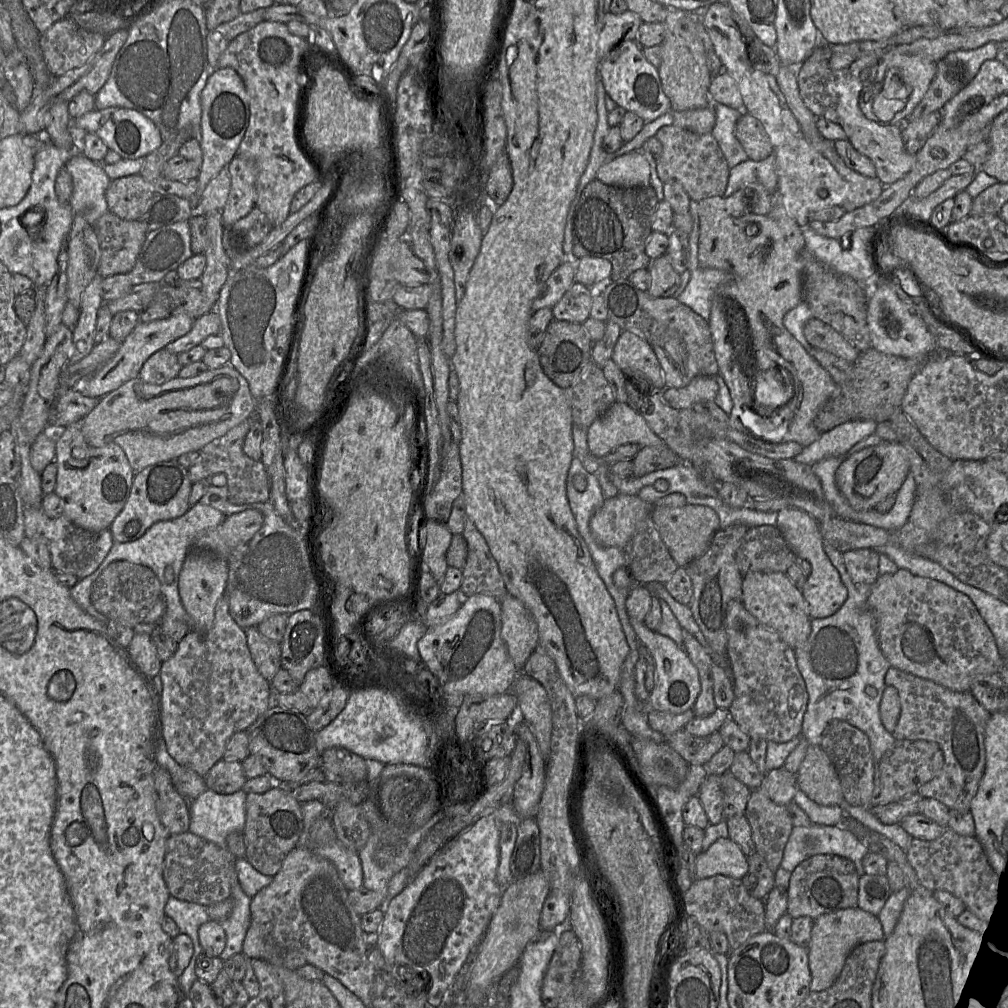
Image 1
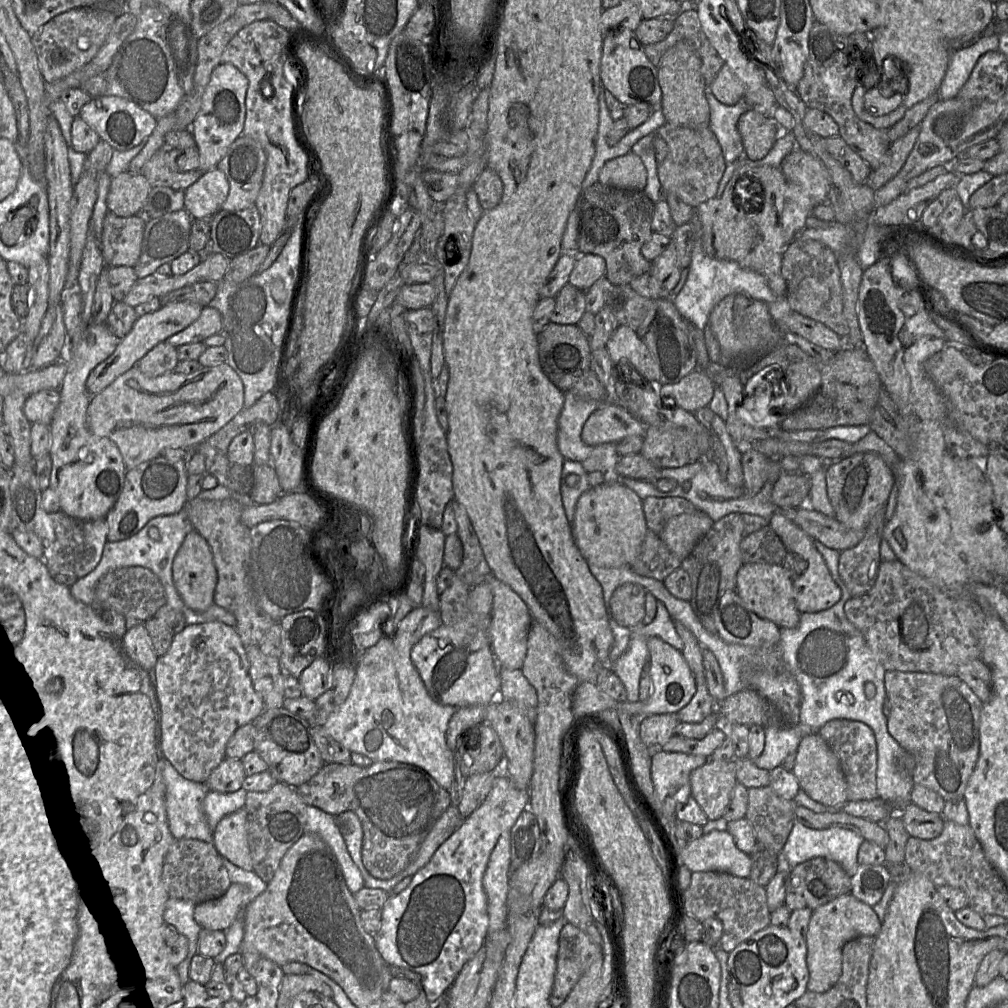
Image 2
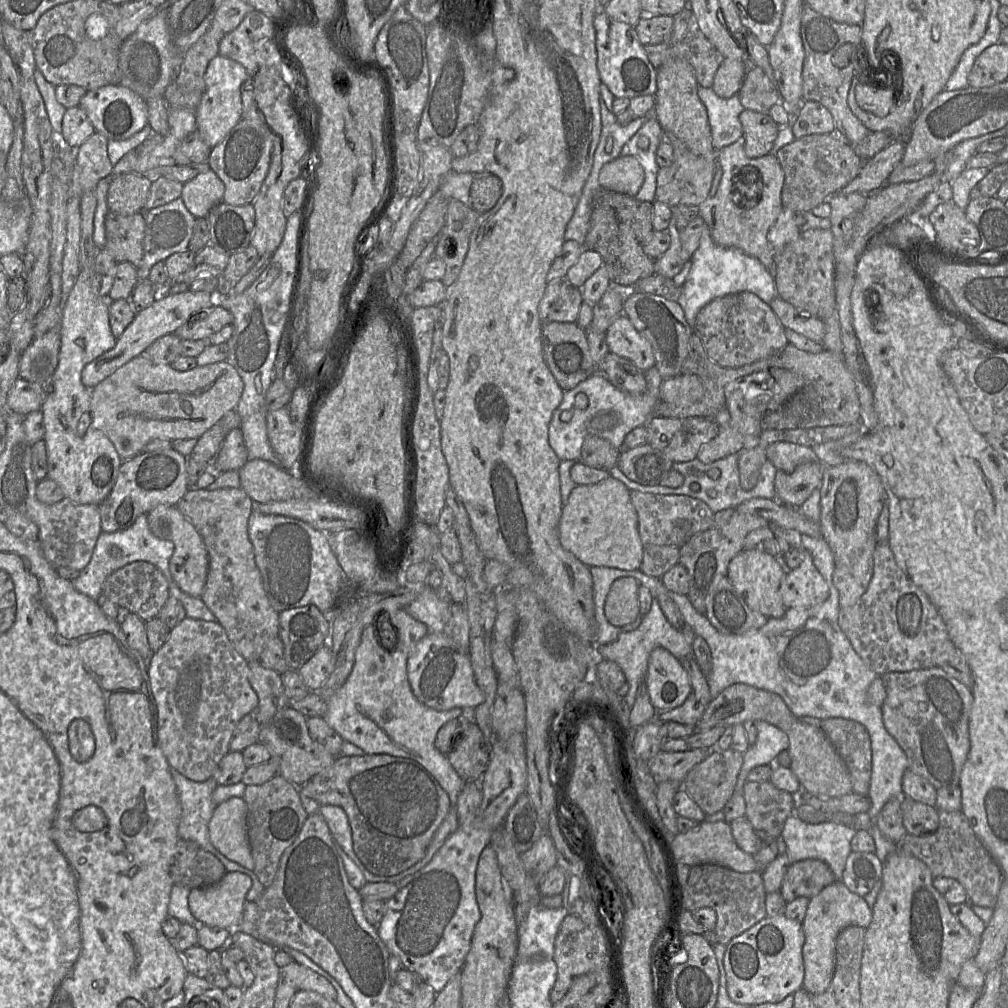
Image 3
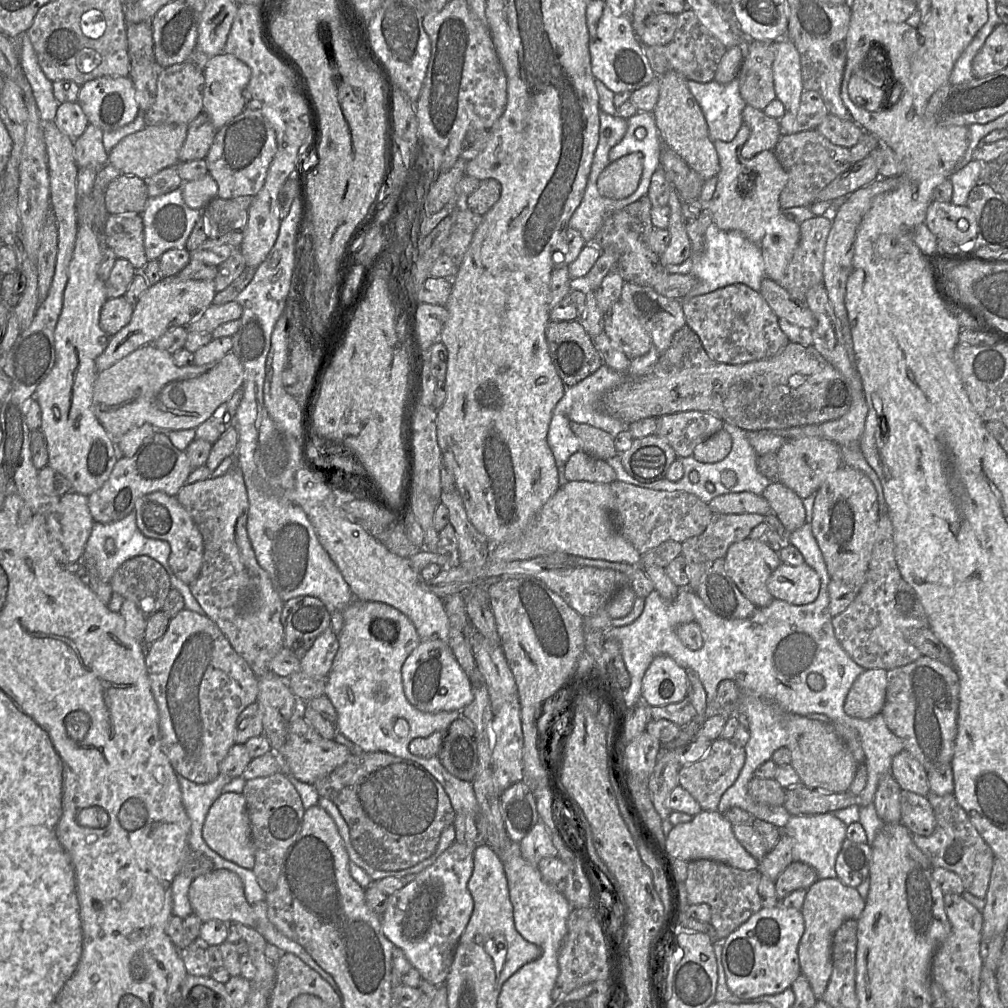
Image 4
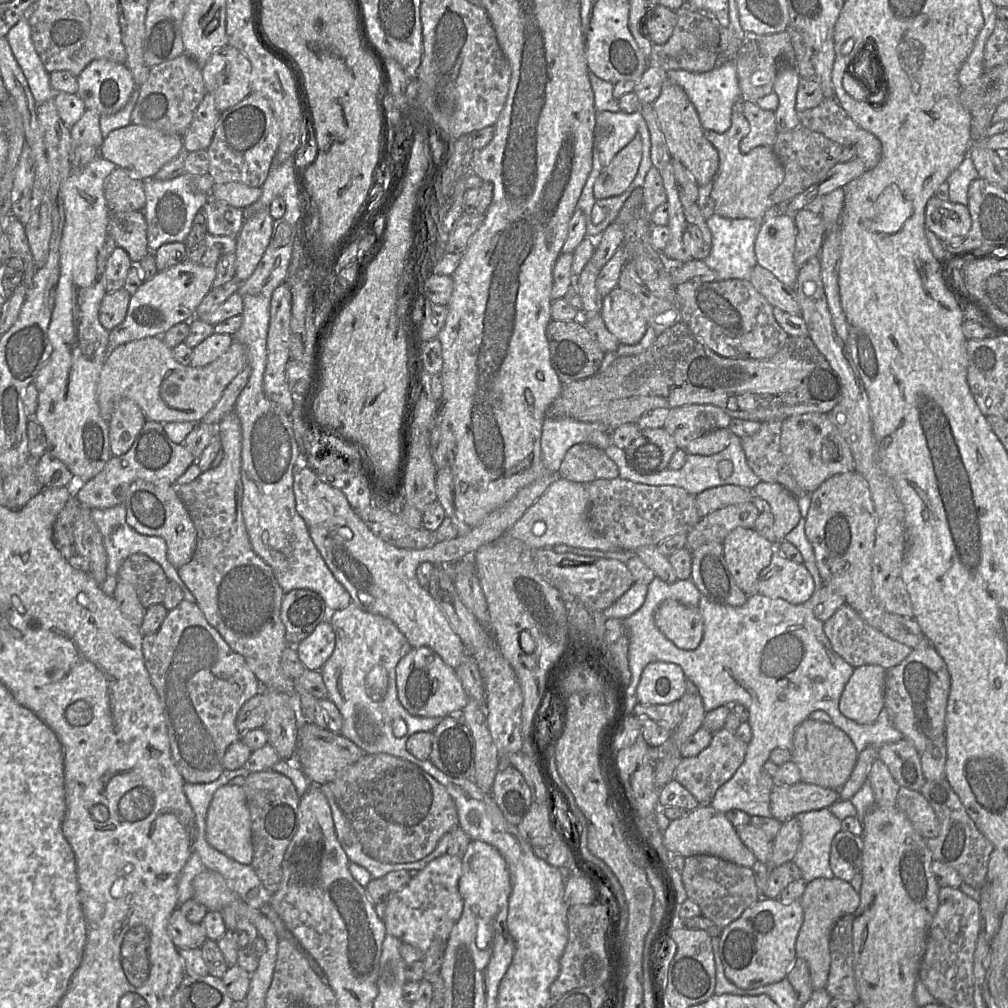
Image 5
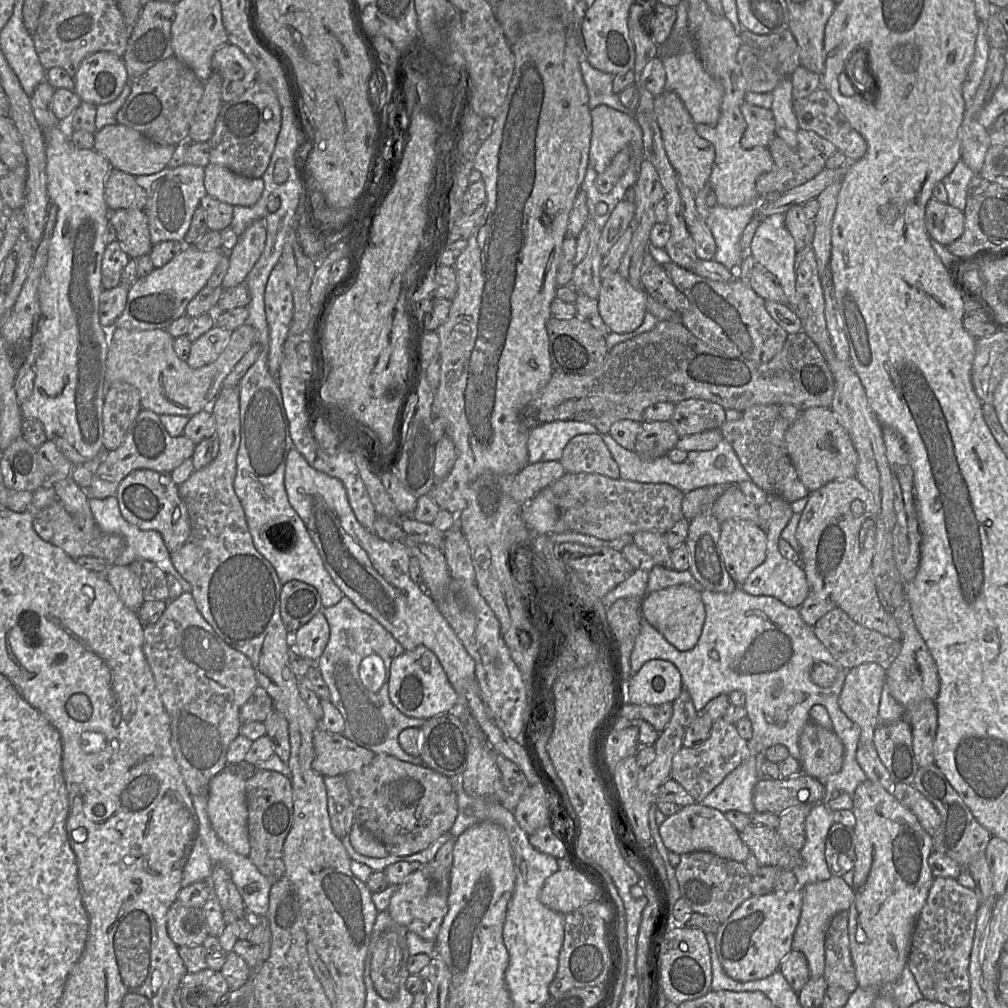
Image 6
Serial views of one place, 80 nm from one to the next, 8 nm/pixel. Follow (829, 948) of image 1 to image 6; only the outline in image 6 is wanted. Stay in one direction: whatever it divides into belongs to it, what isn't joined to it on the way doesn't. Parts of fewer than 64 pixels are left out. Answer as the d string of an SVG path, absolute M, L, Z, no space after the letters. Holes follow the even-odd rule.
M832 876L825 881L807 885L803 889L801 914L796 927L792 949L805 955L812 978L824 977L825 971L825 937L832 918L842 911L848 911L853 900L854 892L842 877Z

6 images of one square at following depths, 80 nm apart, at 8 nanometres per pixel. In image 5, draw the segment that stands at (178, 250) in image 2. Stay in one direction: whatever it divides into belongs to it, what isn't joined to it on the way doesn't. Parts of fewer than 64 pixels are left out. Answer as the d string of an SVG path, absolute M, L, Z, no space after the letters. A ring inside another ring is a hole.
M187 173L171 180L143 179L146 203L143 215L147 223L147 243L150 254L160 246L171 242L184 242L188 236L196 214L203 208L208 194L196 192L193 188L195 177Z

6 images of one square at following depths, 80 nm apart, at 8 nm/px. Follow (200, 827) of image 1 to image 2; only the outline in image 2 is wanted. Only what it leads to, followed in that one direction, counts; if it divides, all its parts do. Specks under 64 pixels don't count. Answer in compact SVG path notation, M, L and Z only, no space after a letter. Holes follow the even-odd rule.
M241 787L236 792L220 793L210 790L203 801L203 810L212 830L227 815L245 806L247 791Z

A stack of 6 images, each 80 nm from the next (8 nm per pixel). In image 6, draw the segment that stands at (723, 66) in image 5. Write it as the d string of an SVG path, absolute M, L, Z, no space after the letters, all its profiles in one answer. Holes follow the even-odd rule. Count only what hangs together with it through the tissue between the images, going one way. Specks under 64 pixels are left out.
M685 52L670 56L662 56L666 83L664 91L675 92L683 101L696 124L717 124L721 114L723 89L704 69L696 52Z

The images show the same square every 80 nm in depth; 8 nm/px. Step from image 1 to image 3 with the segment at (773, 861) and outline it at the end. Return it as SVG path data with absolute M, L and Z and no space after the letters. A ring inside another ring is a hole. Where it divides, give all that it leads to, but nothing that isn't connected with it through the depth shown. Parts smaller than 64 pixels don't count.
M747 781L743 787L746 803L745 817L755 831L764 831L780 839L786 820L795 812L798 796L777 788L771 781Z

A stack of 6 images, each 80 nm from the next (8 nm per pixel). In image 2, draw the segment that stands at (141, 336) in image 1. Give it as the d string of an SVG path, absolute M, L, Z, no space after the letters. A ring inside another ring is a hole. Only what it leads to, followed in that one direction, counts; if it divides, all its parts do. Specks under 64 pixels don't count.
M172 302L160 307L159 310L138 317L130 332L118 342L115 351L104 361L99 363L89 374L86 389L90 395L95 395L108 387L117 377L137 365L158 343L184 330L201 315L203 307L193 302Z

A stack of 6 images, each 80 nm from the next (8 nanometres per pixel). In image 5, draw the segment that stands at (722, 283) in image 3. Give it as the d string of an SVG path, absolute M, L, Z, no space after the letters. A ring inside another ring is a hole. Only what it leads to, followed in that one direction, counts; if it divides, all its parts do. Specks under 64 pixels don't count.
M715 213L706 221L712 236L712 246L708 257L703 261L717 273L718 280L749 280L753 267L758 264L754 246L762 222L749 218L729 219Z

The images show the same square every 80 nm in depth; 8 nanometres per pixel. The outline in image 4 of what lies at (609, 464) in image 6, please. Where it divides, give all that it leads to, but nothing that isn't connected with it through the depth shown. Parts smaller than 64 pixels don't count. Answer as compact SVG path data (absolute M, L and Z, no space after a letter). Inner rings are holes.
M582 450L570 456L565 464L564 474L568 481L610 484L617 480L614 469L607 461L597 459Z

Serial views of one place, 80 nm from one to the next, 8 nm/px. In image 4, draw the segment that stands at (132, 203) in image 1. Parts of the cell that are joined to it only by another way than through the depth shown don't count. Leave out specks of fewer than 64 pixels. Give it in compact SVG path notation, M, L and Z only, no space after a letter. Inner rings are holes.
M121 173L107 185L104 198L108 214L141 214L149 198L146 181Z

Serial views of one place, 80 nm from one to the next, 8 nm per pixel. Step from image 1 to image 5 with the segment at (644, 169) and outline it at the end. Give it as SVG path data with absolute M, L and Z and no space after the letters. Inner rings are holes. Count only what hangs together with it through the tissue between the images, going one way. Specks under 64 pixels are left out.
M636 136L603 168L594 185L597 199L624 193L635 179L642 159L642 143Z

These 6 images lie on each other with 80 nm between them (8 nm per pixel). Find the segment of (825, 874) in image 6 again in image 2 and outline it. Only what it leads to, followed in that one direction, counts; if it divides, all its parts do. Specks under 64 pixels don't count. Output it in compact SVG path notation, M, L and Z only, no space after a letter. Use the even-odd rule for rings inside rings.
M795 821L792 830L783 847L783 859L794 868L798 864L815 857L825 857L840 864L845 872L852 877L858 869L858 851L865 839L855 831L831 826L827 828L813 829Z

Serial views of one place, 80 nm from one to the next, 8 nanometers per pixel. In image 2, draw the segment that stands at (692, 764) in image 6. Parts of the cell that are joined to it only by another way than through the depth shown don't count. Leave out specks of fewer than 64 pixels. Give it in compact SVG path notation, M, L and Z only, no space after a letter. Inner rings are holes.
M708 759L690 774L691 796L708 820L716 820L723 816L737 782L736 760Z

